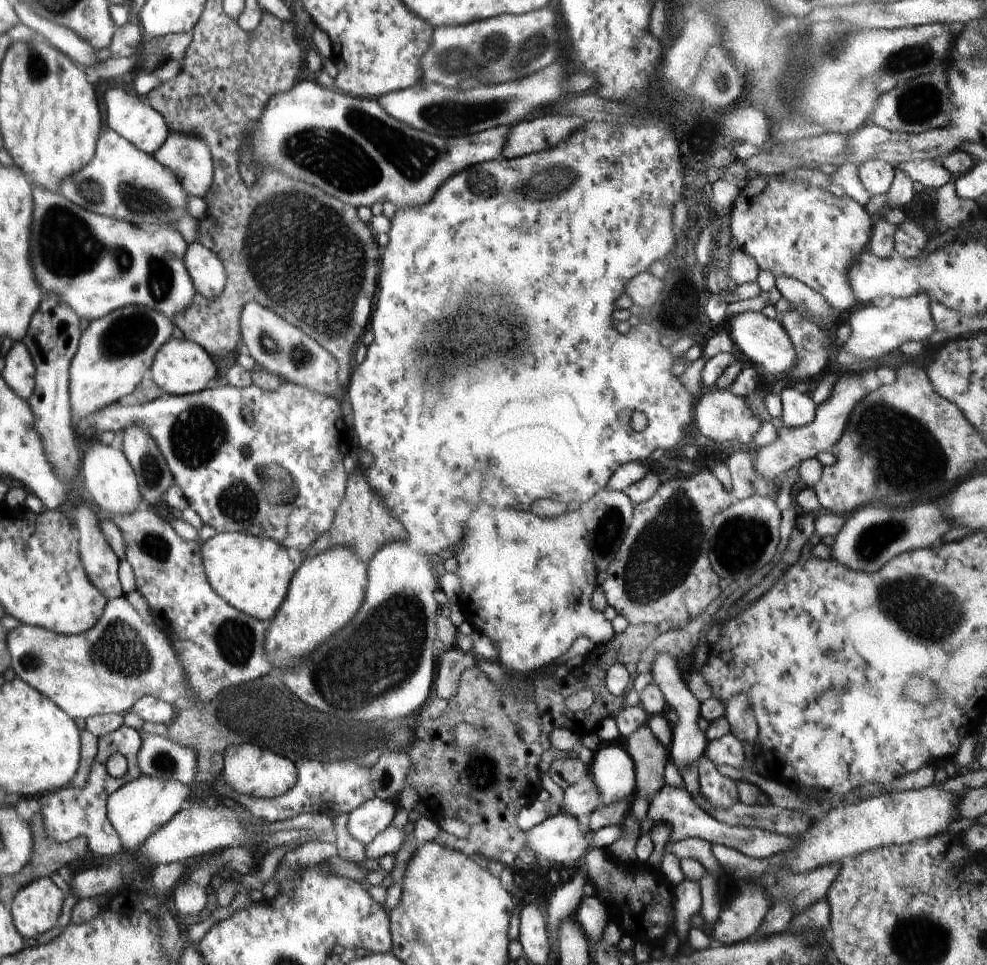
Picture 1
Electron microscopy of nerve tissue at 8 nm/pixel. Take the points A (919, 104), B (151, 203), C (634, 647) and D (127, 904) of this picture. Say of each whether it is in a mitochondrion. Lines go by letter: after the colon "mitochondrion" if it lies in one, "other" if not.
A: mitochondrion
B: mitochondrion
C: other
D: other

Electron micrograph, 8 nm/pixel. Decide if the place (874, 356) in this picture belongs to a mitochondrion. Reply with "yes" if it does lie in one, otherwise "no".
no

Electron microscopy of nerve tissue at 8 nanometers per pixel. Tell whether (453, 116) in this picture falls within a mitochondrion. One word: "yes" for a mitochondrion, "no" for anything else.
yes

